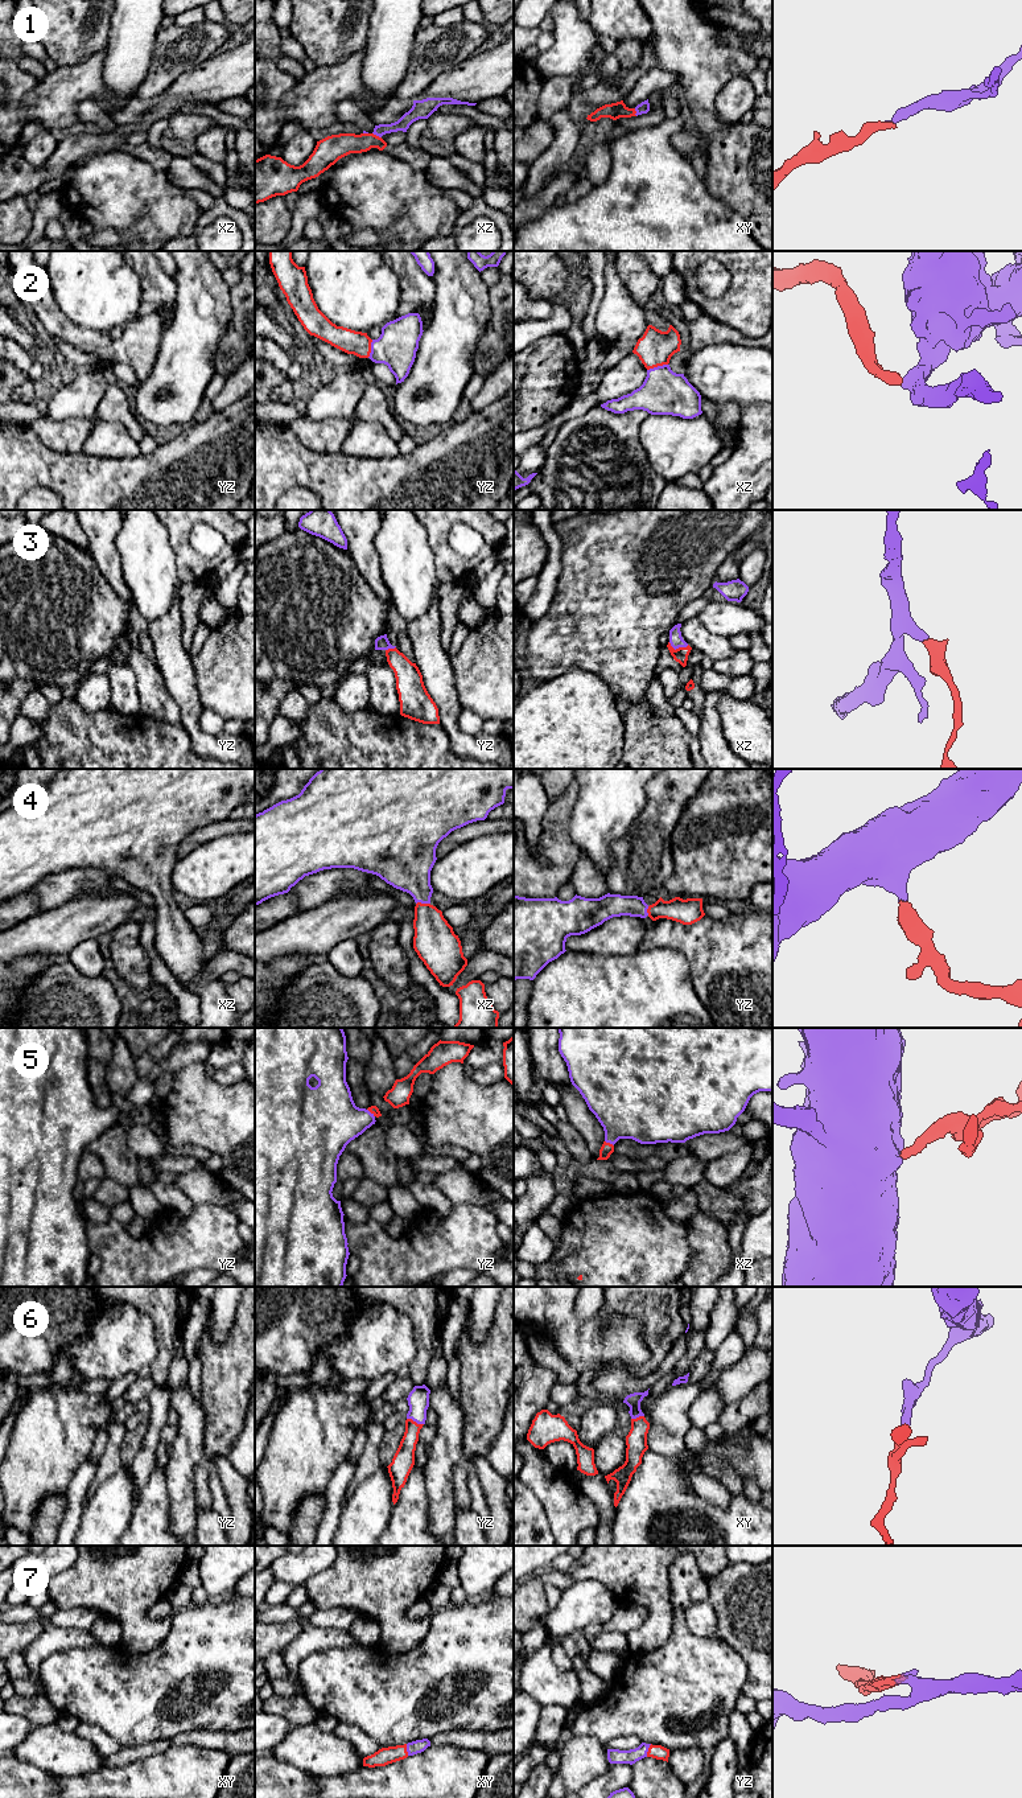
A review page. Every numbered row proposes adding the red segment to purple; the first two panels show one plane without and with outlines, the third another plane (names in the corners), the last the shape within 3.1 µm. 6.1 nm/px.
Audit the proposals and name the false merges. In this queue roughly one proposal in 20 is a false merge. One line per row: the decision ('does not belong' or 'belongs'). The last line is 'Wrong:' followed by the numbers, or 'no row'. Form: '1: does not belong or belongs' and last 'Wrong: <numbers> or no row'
1: belongs
2: belongs
3: belongs
4: belongs
5: belongs
6: belongs
7: belongs
Wrong: no row

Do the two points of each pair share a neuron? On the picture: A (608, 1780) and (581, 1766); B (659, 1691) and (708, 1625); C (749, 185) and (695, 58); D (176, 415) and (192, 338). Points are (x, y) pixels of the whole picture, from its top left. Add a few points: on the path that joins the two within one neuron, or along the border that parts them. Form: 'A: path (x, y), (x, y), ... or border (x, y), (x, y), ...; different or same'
A: border (612, 1764), (605, 1772), (586, 1784); different
B: border (683, 1612), (687, 1626), (695, 1634), (716, 1637); different
C: path (736, 153), (711, 128), (703, 112), (699, 90); same
D: path (178, 396), (180, 375), (184, 369), (185, 357); same

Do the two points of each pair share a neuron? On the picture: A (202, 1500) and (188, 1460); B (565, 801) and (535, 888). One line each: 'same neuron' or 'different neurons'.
A: different neurons
B: same neuron

